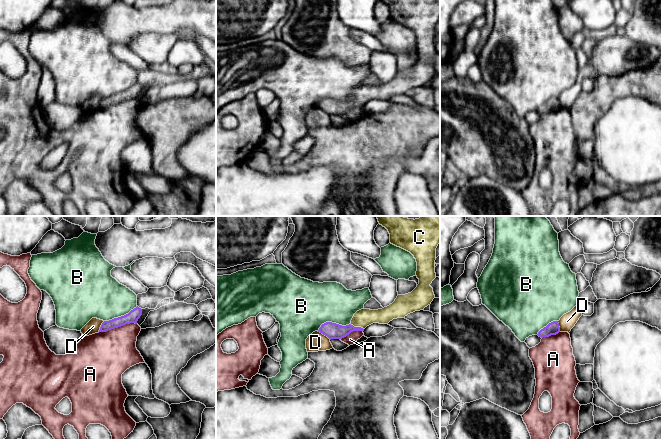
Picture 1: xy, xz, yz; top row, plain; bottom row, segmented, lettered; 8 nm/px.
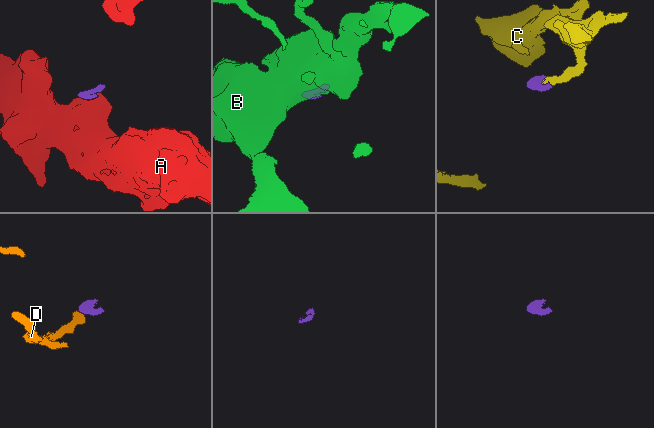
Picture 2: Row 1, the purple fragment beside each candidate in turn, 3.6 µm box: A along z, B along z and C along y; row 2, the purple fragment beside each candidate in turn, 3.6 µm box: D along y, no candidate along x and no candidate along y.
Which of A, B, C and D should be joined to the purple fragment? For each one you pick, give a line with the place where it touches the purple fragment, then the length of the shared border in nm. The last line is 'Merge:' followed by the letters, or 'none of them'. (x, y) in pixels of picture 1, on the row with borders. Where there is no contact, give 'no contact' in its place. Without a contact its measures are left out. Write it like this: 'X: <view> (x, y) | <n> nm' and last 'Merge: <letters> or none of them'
C: xz (357, 327) | 120 nm
Merge: C

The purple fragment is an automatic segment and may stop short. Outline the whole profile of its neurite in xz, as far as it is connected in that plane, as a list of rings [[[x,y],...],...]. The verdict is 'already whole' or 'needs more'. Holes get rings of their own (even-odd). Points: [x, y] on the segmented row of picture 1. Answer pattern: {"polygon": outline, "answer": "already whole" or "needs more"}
{"polygon": [[[377,216],[380,225],[390,234],[390,243],[410,252],[417,262],[416,276],[419,279],[417,287],[408,294],[398,295],[395,301],[387,307],[378,310],[361,309],[357,311],[349,325],[342,326],[332,322],[321,325],[318,332],[331,339],[342,339],[353,331],[364,331],[373,324],[388,324],[393,319],[405,318],[408,314],[423,310],[435,298],[433,288],[430,286],[436,278],[435,260],[436,248],[440,243],[440,216],[421,216],[419,219],[408,219],[403,216]]], "answer": "needs more"}

